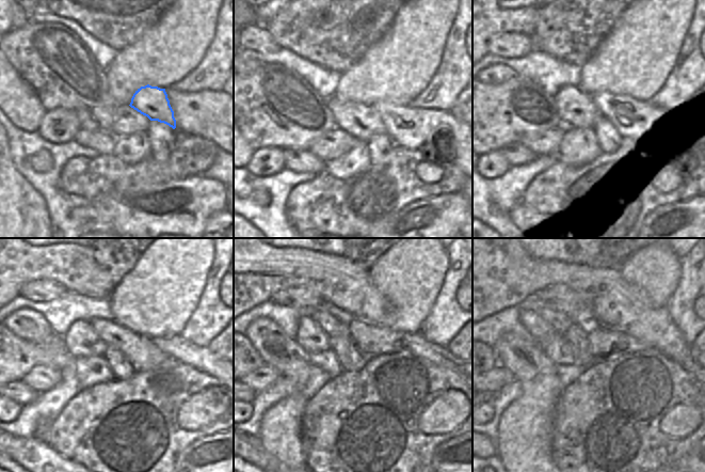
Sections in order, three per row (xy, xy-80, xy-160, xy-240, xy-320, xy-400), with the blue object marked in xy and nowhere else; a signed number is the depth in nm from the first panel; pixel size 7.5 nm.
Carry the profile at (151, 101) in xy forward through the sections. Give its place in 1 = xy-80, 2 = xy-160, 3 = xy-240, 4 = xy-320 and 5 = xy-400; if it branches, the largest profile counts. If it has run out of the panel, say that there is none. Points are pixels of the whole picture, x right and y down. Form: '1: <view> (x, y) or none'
1: xy-80 (361, 121)
2: xy-160 (576, 109)
3: xy-240 (81, 341)
4: xy-320 (310, 336)
5: xy-400 (539, 329)

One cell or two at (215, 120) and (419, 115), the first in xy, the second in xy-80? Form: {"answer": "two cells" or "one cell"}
{"answer": "one cell"}

